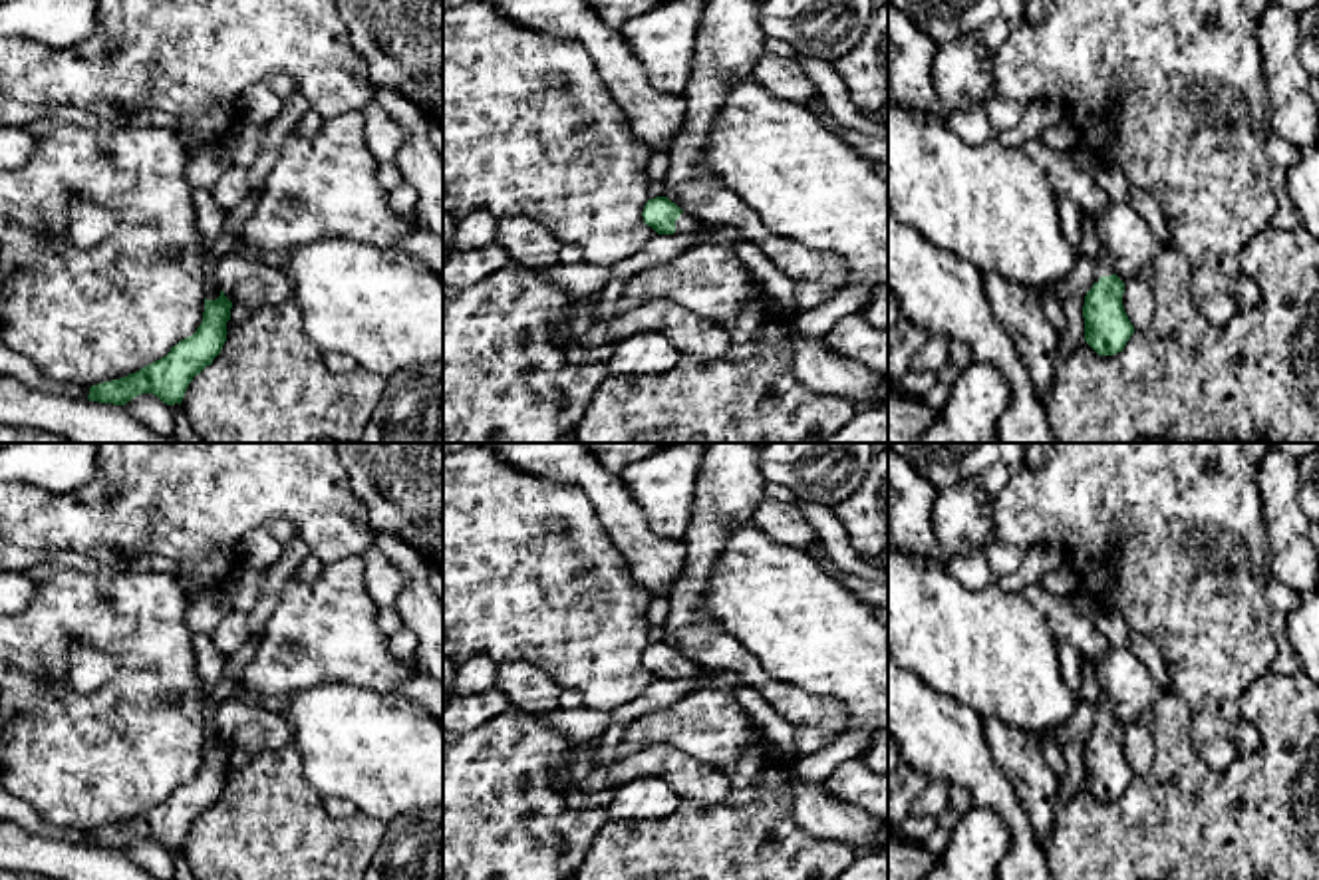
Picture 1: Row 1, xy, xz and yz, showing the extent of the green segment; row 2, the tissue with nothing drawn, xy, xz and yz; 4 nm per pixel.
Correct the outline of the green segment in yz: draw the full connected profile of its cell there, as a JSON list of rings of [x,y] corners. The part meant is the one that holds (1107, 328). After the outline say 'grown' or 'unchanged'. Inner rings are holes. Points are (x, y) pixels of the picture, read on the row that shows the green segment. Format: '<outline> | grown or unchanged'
[[[1100,244],[1097,266],[1102,276],[1093,284],[1085,296],[1085,342],[1099,356],[1114,356],[1124,350],[1126,342],[1134,334],[1124,306],[1124,282],[1112,270],[1112,256]]] | grown

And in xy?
[[[222,290],[217,300],[205,298],[203,322],[193,336],[181,340],[165,358],[135,373],[91,385],[87,399],[125,405],[141,393],[153,393],[167,405],[181,405],[193,377],[220,354],[228,334],[230,308],[232,302]]] | unchanged

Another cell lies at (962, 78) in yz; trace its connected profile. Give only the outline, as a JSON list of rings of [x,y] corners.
[[[979,34],[938,46],[932,83],[942,113],[963,111],[993,93],[991,56]]]

